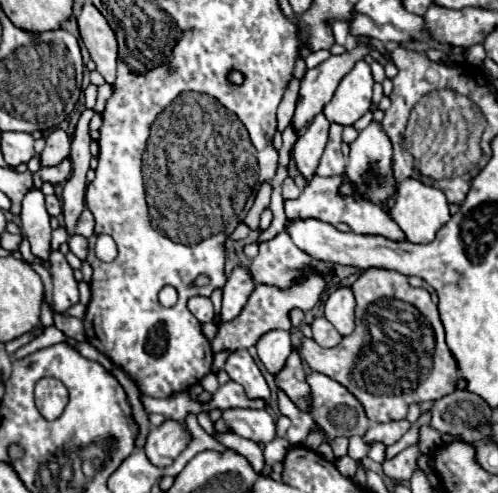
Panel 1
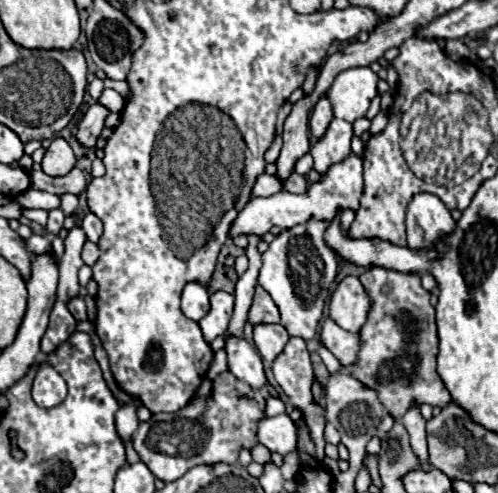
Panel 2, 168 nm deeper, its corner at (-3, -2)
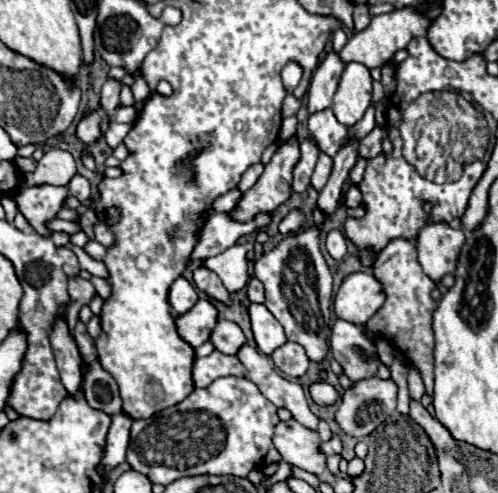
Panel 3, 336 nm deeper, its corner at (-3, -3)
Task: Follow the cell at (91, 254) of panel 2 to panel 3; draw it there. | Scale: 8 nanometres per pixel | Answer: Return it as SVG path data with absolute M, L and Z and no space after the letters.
M90 240L90 242L84 246L84 250L86 250L94 260L104 260L104 256L106 256L106 248L104 248L100 242L96 242L96 240Z

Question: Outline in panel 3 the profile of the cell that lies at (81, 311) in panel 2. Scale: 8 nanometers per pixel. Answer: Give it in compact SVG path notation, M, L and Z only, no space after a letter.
M78 320L78 324L74 326L74 340L78 344L82 362L86 372L82 374L82 388L84 388L84 396L90 408L94 410L102 410L108 416L114 416L118 412L122 412L122 398L118 392L118 384L112 378L112 374L108 374L96 354L96 344L94 338L86 332L86 324Z

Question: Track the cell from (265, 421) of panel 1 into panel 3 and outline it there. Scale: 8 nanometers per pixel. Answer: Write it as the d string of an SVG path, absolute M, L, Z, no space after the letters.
M294 418L280 422L274 430L274 448L282 454L282 460L316 476L326 468L326 456L320 446L318 432L302 426Z

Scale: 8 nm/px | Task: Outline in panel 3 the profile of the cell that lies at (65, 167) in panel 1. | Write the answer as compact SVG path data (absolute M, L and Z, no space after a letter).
M76 174L76 176L70 180L68 188L70 188L70 194L76 196L80 202L88 200L90 194L92 194L92 186L90 186L90 182L88 182L86 178L82 178L80 174Z

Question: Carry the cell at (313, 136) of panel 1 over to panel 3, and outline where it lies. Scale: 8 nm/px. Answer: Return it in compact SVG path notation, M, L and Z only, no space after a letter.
M332 50L324 56L324 60L318 64L310 80L310 90L308 90L308 110L310 112L318 112L332 104L332 96L338 88L338 80L344 68L346 64L338 56L338 52Z

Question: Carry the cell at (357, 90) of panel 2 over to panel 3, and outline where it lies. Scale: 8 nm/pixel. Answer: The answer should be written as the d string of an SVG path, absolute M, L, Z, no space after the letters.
M348 62L332 100L332 112L340 124L352 128L372 102L372 76L364 64Z

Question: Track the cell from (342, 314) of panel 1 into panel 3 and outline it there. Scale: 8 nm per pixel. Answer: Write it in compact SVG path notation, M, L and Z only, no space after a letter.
M356 272L344 278L334 300L334 310L338 318L360 326L380 310L384 300L386 294L376 276L372 272Z

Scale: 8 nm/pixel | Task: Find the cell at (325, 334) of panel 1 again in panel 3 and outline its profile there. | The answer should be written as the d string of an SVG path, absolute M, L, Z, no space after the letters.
M334 322L330 334L330 352L342 364L344 374L352 382L372 378L378 372L380 360L374 352L374 342L370 342L362 328L352 322Z

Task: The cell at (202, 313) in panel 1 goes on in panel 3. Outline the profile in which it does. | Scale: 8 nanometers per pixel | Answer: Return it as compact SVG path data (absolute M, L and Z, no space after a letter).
M178 278L172 282L172 286L168 290L168 302L176 314L188 312L198 302L196 288L186 278Z

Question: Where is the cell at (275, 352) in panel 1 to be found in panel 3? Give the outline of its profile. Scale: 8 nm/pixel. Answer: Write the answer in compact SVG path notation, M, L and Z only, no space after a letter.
M254 302L254 304L250 304L248 312L250 312L254 340L262 354L272 354L278 346L282 346L286 342L282 324L272 316L272 312L264 304Z

